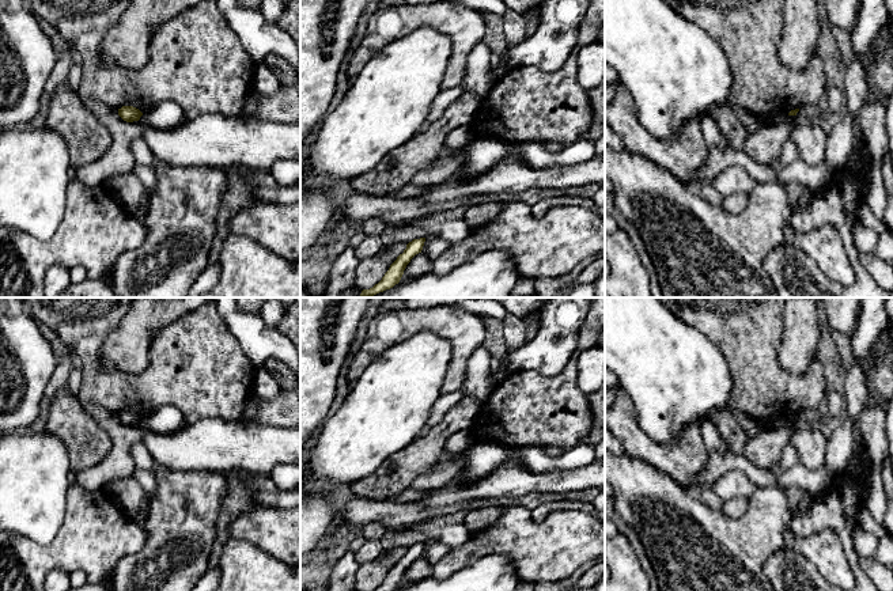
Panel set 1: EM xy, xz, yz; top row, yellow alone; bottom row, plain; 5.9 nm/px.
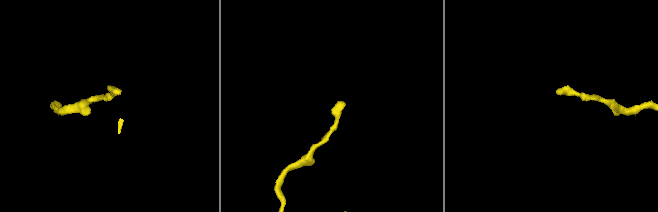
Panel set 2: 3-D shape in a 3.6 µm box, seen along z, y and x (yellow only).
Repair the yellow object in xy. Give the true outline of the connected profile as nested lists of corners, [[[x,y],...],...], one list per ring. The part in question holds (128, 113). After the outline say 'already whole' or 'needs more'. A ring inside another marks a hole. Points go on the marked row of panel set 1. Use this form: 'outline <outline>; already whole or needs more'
outline [[[122,106],[118,109],[118,115],[126,122],[133,122],[139,121],[143,113],[133,106]]]; already whole

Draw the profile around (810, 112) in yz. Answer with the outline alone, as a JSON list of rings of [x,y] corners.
[[[806,105],[799,107],[799,111],[795,115],[783,115],[783,117],[775,117],[773,121],[784,121],[788,124],[796,124],[809,121],[811,118],[833,118],[837,117],[836,114],[830,113],[829,110],[822,111],[818,106]]]

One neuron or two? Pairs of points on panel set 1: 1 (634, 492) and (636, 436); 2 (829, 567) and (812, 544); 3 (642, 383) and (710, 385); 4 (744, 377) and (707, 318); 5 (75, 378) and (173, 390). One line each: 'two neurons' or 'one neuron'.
1: two neurons
2: one neuron
3: one neuron
4: one neuron
5: two neurons

